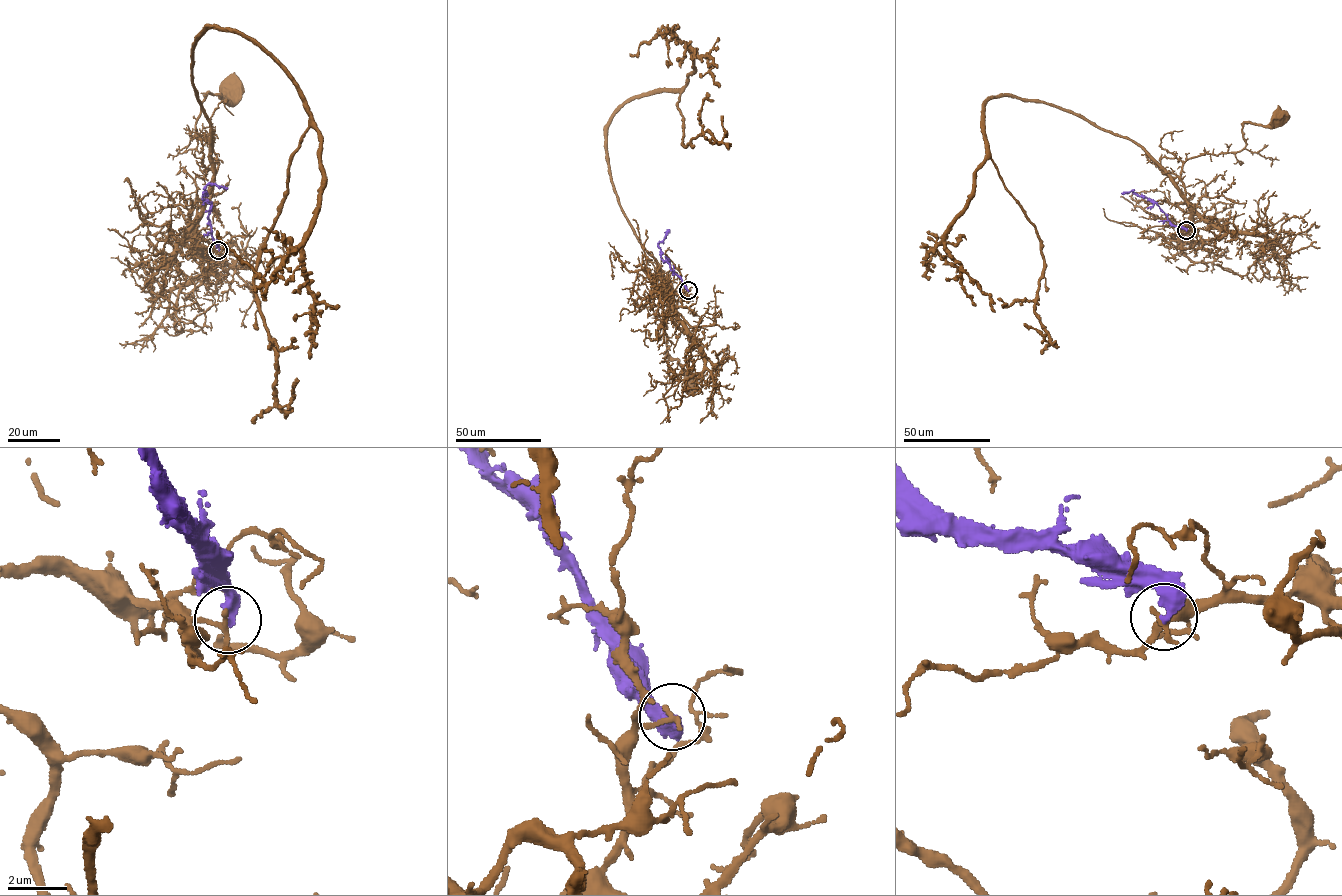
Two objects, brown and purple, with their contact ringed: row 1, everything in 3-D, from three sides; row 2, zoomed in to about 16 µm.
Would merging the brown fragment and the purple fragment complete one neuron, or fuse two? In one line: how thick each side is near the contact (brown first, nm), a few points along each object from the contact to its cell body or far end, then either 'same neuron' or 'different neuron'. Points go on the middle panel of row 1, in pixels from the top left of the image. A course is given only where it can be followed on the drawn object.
200/400 nm | brown via (688, 290), (681, 300), (668, 300), (672, 288), (667, 293), (665, 330), (666, 357), (678, 360), (689, 383) | purple via (688, 290), (669, 263), (661, 258), (658, 244), (669, 229) | different neuron

